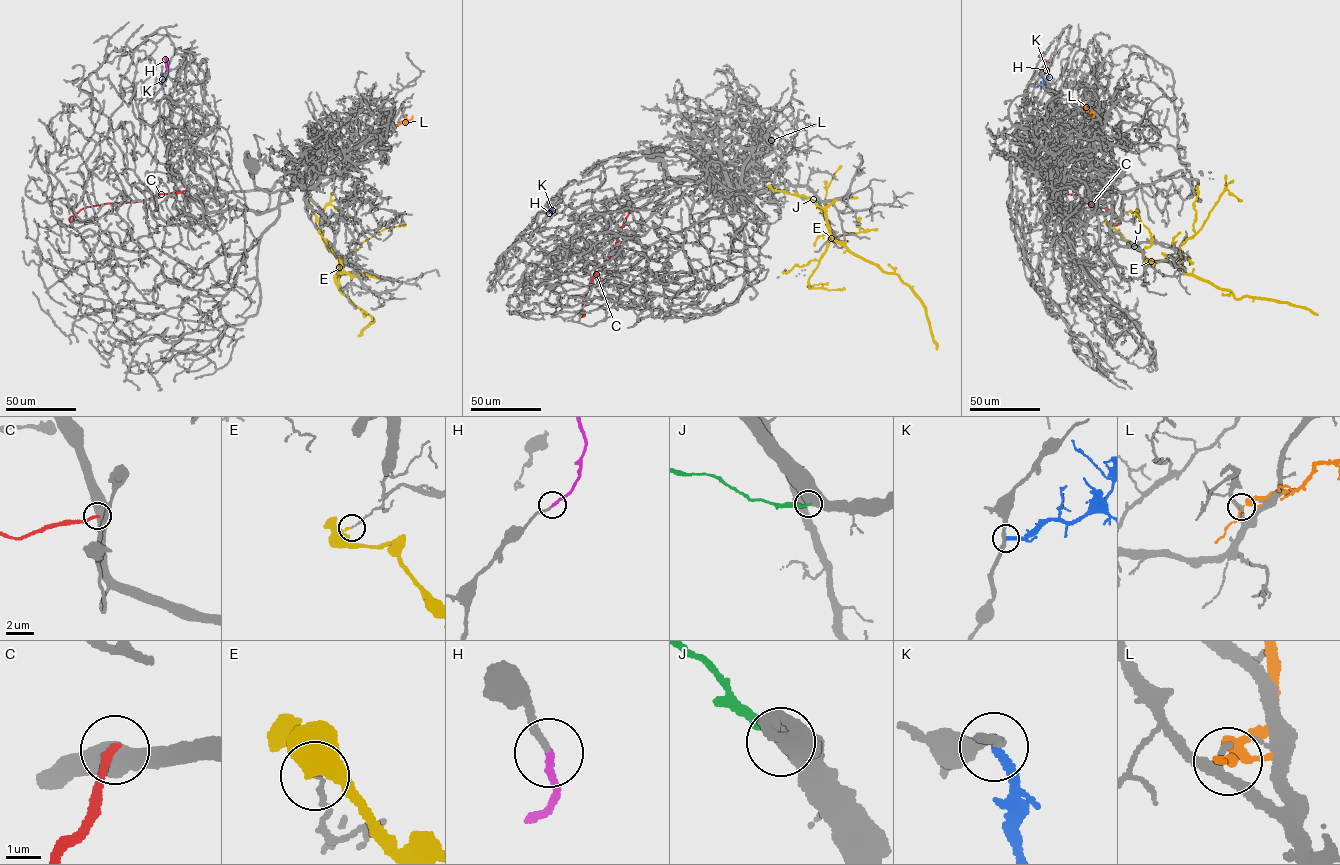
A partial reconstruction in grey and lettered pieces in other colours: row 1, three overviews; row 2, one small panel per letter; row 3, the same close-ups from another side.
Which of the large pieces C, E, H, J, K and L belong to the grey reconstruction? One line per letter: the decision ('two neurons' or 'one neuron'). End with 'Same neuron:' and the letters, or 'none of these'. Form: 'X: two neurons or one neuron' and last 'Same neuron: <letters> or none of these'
C: two neurons
E: two neurons
H: one neuron
J: two neurons
K: two neurons
L: two neurons
Same neuron: H

